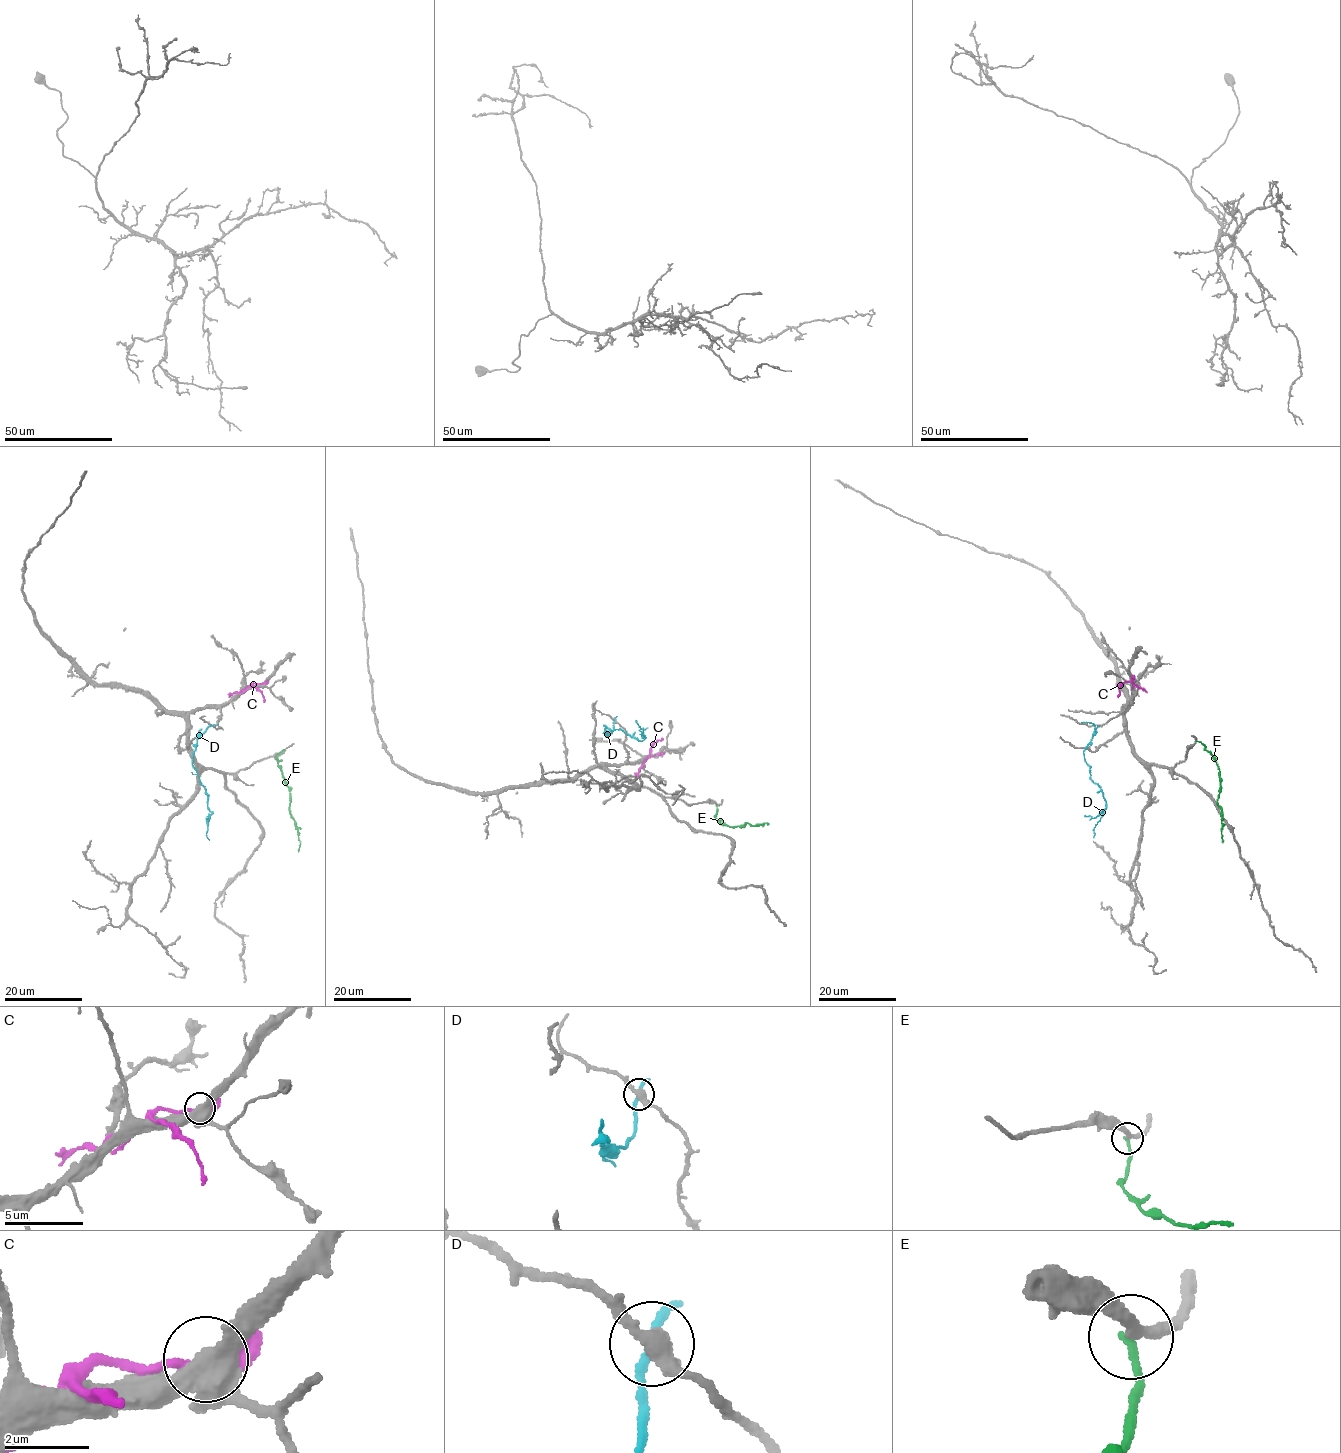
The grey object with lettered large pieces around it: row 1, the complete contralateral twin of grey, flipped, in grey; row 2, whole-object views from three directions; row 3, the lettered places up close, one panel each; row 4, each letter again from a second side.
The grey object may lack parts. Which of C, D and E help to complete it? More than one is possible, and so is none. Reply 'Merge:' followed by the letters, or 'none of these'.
Merge: none of these

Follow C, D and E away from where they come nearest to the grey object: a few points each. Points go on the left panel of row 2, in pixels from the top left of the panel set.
C: (263, 683), (252, 683), (229, 697)
D: (214, 724), (197, 739), (192, 764), (206, 791), (208, 809), (212, 812), (206, 833), (209, 840)
E: (284, 749), (276, 759), (290, 791), (290, 813), (300, 843), (298, 852)

